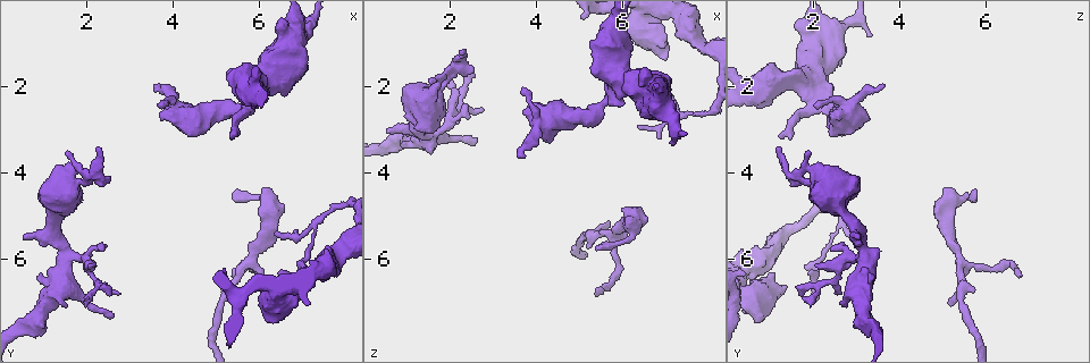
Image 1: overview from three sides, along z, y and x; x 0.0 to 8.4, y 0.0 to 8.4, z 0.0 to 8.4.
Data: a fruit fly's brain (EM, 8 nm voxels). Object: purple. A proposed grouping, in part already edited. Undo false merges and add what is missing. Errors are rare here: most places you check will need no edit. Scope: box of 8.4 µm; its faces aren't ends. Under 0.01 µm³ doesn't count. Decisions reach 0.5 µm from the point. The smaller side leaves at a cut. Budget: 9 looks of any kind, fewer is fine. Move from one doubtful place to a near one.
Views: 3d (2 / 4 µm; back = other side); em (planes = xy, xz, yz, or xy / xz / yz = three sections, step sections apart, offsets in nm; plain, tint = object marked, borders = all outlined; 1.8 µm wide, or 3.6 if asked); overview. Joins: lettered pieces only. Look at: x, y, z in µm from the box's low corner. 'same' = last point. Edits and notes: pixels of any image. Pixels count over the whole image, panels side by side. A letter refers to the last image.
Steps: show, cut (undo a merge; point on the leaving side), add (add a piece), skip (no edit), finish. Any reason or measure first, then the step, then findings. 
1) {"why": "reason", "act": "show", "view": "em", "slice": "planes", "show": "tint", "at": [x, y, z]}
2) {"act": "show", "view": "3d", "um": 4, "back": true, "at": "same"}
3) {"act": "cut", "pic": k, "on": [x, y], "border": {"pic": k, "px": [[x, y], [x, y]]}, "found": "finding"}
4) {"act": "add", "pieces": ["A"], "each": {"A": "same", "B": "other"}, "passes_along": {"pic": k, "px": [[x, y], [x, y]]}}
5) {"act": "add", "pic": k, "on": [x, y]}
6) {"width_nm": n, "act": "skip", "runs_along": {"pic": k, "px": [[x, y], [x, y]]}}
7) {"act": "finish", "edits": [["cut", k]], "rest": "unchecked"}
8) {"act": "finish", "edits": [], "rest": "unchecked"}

{"act": "show", "view": "em", "slice": "planes", "show": "borders", "at": [5.70, 7.05, 5.15]}

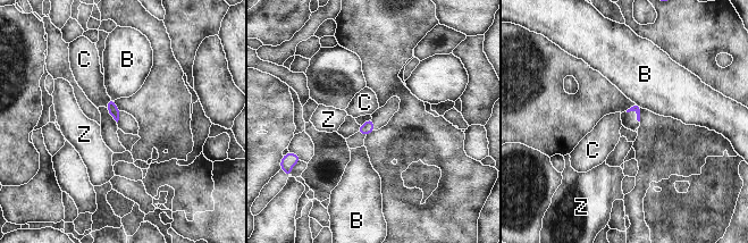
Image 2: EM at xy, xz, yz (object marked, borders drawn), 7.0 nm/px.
{"longest_contact_nm": ["C", 80], "act": "skip", "each": {"B": "other", "C": "other", "Z": "other"}, "border": {"pic": 2, "px": [[110, 98], [106, 107]]}, "found": "no lettered piece goes on from it"}

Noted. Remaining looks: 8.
{"why": "thin end", "act": "show", "view": "3d", "um": 2, "at": [2.75, 6.80, 2.60]}

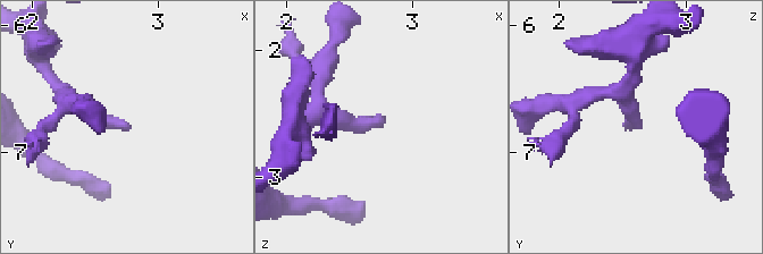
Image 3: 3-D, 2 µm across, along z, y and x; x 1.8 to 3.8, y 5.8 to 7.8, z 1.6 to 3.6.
{"why": "need the tissue", "act": "show", "view": "em", "slice": "planes", "show": "borders", "at": [2.74, 6.84, 2.56]}

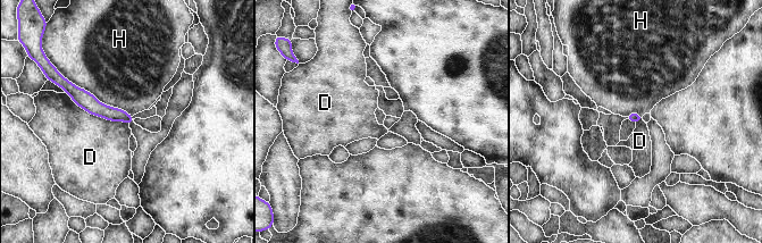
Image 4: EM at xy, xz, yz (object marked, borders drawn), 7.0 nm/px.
{"longest_contact_nm": ["H", 550], "act": "skip", "each": {"D": "other", "H": "other"}, "found": "no lettered piece goes on from it"}

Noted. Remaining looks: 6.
{"why": "free end", "act": "show", "view": "em", "slice": "planes", "show": "borders", "at": [3.75, 2.00, 3.60]}

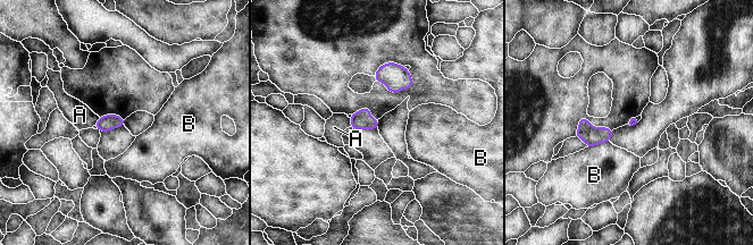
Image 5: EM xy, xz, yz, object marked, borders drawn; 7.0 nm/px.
{"act": "skip", "each": {"A": "other", "B": "other"}, "found": "none of them fits"}

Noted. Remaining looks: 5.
{"why": "small branch off a trunk", "act": "show", "view": "3d", "um": 4, "at": [5.80, 2.10, 2.45]}

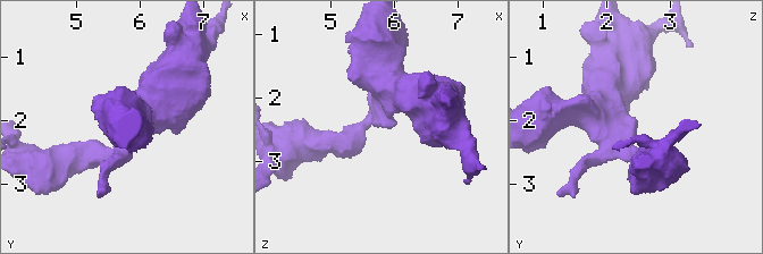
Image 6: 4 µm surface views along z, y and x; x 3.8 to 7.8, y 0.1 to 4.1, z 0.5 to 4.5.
{"why": "shape alone is not enough", "act": "show", "view": "em", "slice": "planes", "show": "borders", "at": [5.85, 2.05, 2.45]}

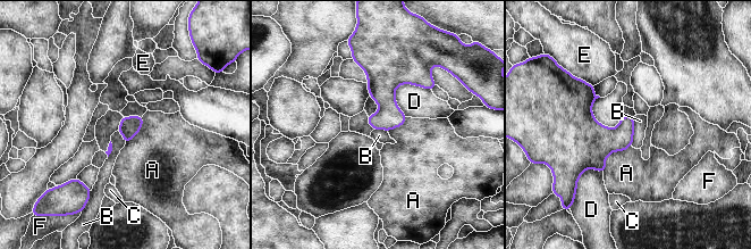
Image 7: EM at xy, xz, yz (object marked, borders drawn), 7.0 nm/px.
{"longest_contact_nm": ["A", 280], "act": "skip", "each": {"A": "other", "B": "other", "C": "other", "D": "other", "E": "other", "F": "other"}, "found": "no lettered piece goes on from it"}

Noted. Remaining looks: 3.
{"act": "finish", "edits": [], "rest": "unchecked"}

